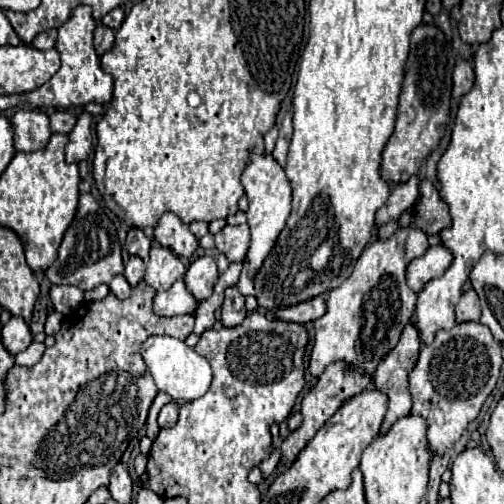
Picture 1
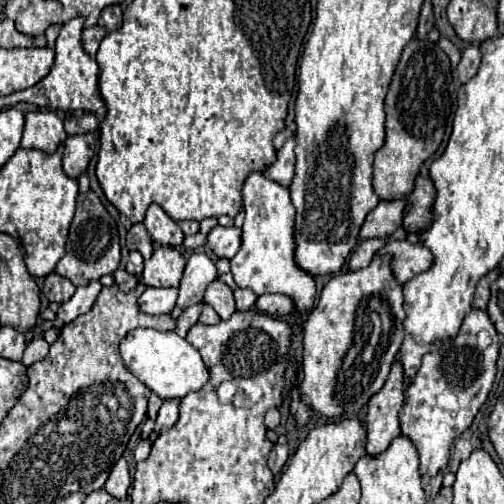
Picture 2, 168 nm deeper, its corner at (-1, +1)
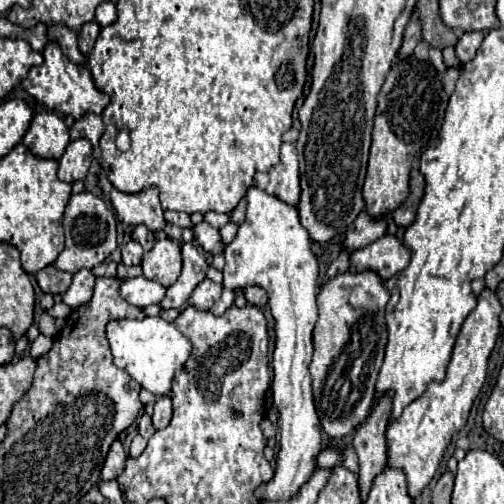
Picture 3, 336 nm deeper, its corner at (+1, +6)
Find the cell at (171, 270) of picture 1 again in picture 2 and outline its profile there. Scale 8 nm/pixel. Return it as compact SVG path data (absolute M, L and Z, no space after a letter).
M158 247L144 263L142 281L150 287L178 287L184 273L184 257L174 247Z

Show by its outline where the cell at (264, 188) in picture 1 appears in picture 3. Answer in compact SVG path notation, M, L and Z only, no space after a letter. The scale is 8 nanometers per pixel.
M250 186L246 192L246 218L238 228L236 238L226 246L224 258L224 288L248 288L248 286L260 286L270 296L270 308L272 316L276 320L276 348L272 356L272 392L274 392L274 406L280 412L280 452L278 452L278 464L276 472L270 484L262 484L258 488L260 502L264 500L286 500L290 498L314 472L314 456L320 452L320 420L314 408L312 398L312 384L310 384L310 372L308 364L312 360L312 330L318 320L318 262L310 248L308 232L302 228L298 220L298 212L294 206L282 202L278 196L268 194L256 186Z

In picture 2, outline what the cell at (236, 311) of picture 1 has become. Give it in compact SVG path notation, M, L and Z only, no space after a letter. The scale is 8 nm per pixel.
M218 279L208 285L202 303L214 307L222 319L230 319L230 315L236 311L232 289L226 283L218 281Z

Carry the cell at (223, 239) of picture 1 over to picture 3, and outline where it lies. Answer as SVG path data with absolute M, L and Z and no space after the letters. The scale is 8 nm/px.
M202 222L202 224L194 226L194 236L196 236L196 240L200 242L200 246L206 252L222 254L224 248L226 248L226 244L222 242L222 236L220 236L220 230L216 230L214 226L210 226L208 222Z

